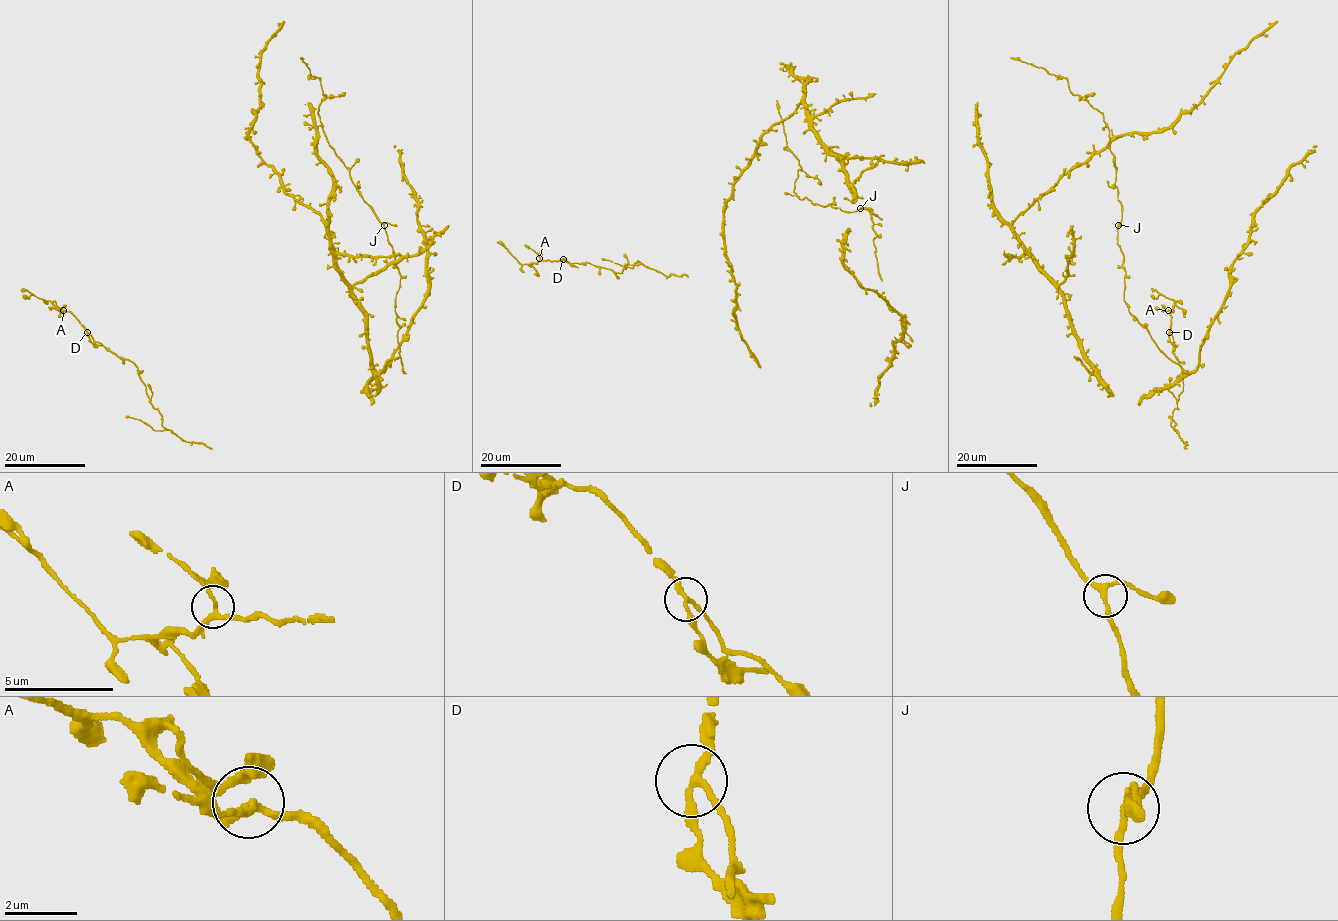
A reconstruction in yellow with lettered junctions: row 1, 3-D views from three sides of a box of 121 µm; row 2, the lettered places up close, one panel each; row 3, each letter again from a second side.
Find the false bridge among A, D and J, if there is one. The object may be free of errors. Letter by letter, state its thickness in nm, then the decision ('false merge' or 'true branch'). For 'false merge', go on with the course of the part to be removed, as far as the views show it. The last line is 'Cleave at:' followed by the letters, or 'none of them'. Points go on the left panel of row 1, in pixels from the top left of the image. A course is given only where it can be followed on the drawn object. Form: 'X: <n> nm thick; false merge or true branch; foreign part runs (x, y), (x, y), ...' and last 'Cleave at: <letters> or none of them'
A: 170 nm thick; true branch
D: 180 nm thick; false merge; foreign part runs (86, 332), (93, 343), (102, 345)
J: 220 nm thick; true branch
Cleave at: D

